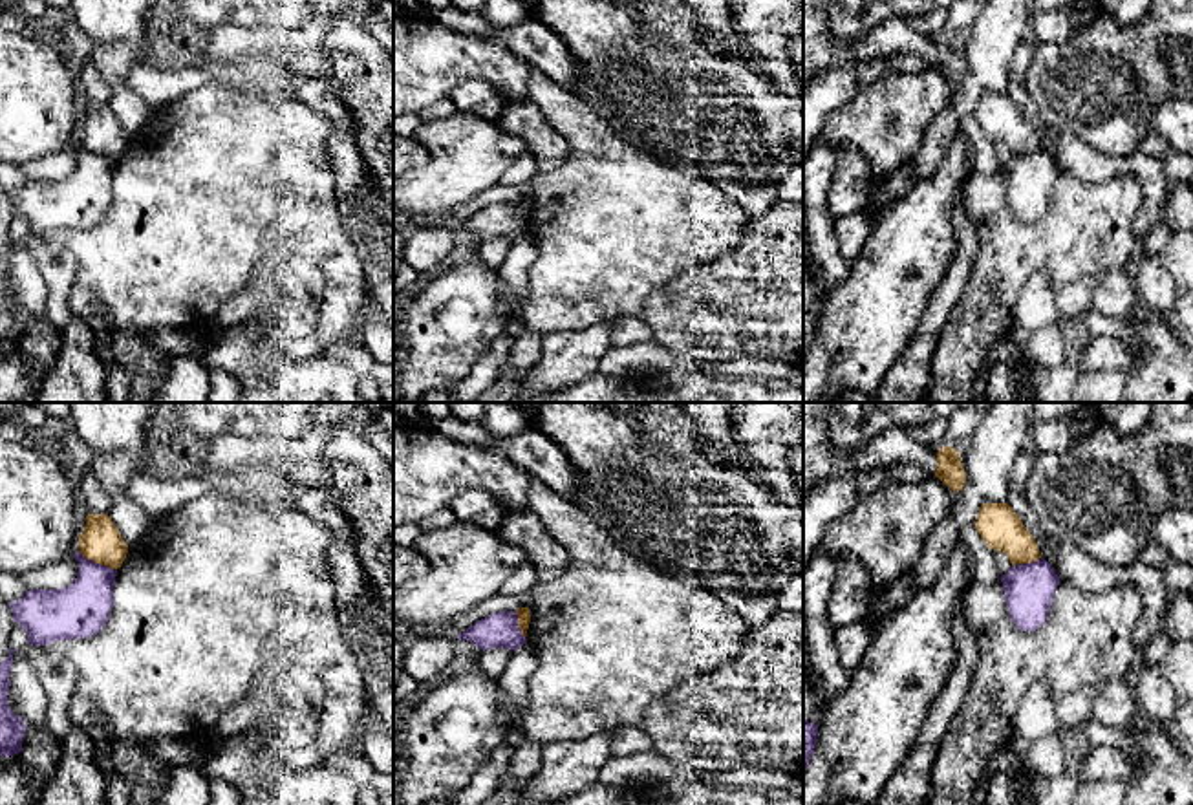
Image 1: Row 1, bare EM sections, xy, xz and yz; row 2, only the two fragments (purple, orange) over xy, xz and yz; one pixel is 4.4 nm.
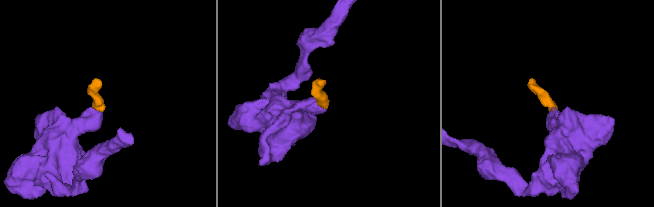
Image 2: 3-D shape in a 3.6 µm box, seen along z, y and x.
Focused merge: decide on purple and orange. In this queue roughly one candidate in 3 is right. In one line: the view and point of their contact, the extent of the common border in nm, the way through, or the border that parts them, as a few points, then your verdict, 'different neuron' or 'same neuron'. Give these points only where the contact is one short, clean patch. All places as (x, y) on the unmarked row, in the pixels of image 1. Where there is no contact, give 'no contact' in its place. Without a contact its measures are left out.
contact xy (97, 154); length 200 nm; border xy (77, 141), (116, 161); different neuron

